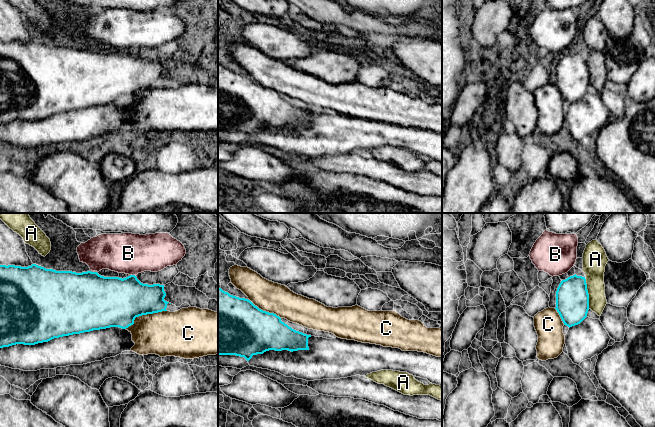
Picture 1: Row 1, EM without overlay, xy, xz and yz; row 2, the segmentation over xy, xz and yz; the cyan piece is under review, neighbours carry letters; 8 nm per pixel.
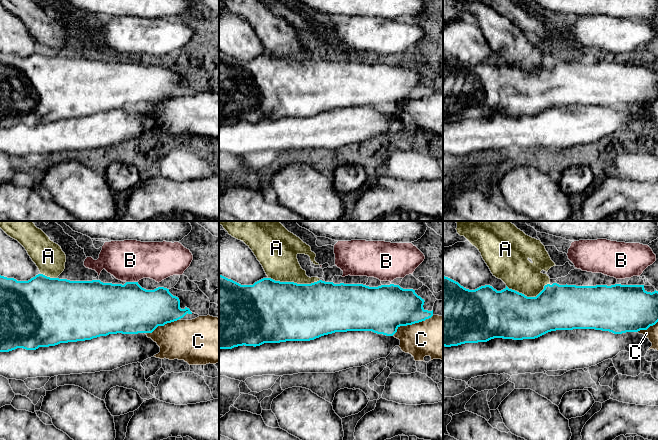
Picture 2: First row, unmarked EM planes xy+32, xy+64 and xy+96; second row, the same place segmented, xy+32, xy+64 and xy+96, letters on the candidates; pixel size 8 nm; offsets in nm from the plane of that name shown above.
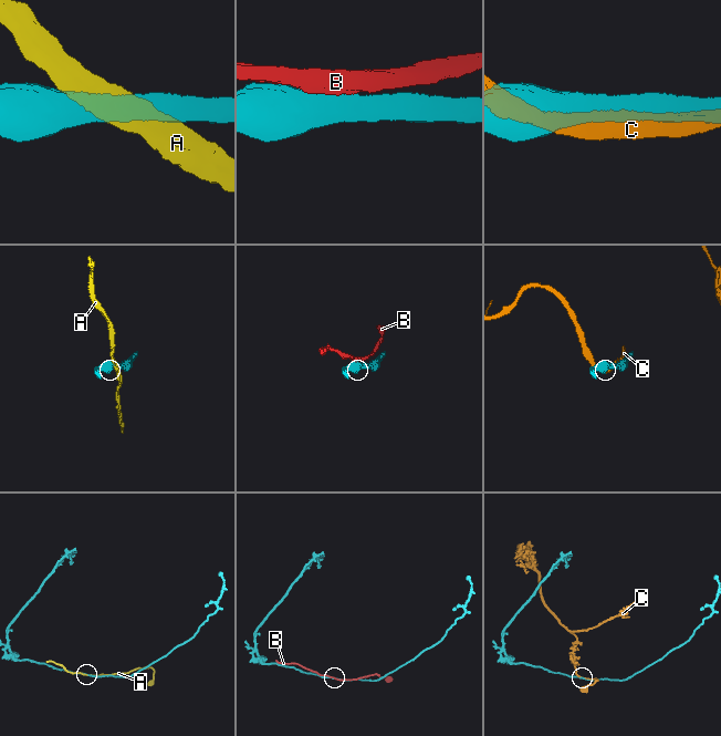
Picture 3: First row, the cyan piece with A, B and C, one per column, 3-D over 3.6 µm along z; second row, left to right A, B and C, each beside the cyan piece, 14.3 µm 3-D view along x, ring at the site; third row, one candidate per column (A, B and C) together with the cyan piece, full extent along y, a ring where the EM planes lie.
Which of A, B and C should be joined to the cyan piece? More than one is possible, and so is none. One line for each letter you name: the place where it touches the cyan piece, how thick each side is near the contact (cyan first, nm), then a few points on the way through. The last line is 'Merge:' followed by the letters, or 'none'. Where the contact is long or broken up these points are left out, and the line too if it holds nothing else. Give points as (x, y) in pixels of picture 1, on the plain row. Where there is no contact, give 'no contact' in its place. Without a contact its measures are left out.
Merge: none

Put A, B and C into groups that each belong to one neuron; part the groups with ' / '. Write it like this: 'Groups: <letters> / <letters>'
Groups: A / B / C

